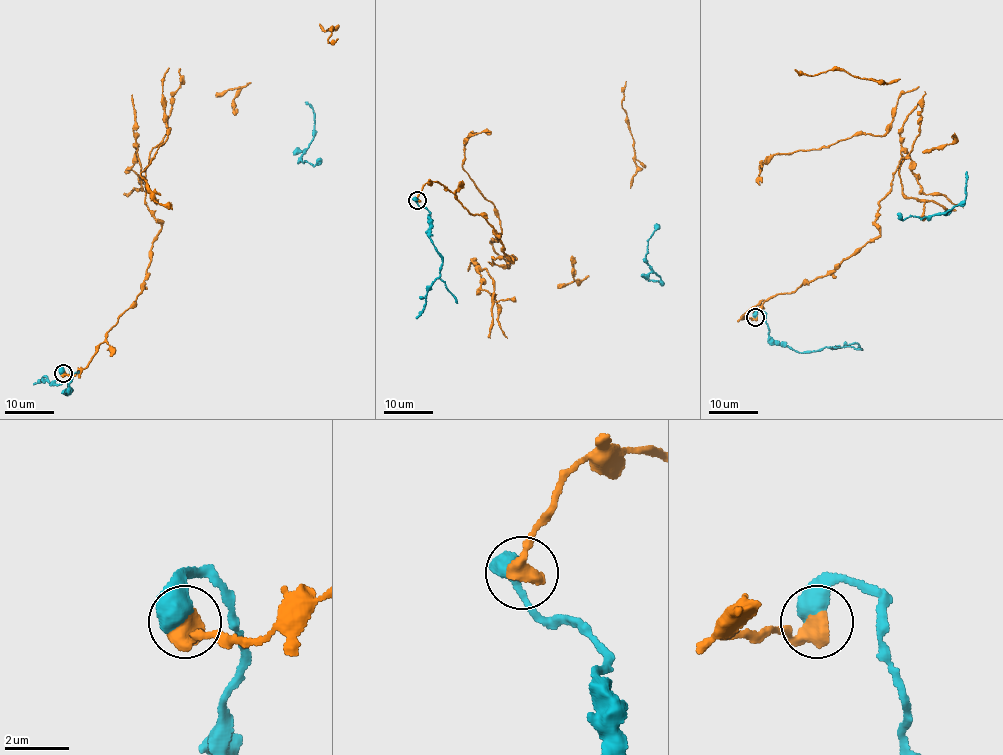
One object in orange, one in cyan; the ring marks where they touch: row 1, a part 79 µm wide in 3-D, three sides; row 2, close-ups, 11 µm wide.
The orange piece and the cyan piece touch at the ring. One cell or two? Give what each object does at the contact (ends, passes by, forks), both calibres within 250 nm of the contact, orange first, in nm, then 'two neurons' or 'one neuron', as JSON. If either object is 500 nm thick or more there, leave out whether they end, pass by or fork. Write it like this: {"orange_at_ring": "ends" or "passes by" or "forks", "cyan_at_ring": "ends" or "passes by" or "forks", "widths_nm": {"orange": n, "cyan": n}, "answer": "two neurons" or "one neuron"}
{"widths_nm": {"orange": 650, "cyan": 650}, "answer": "one neuron"}

